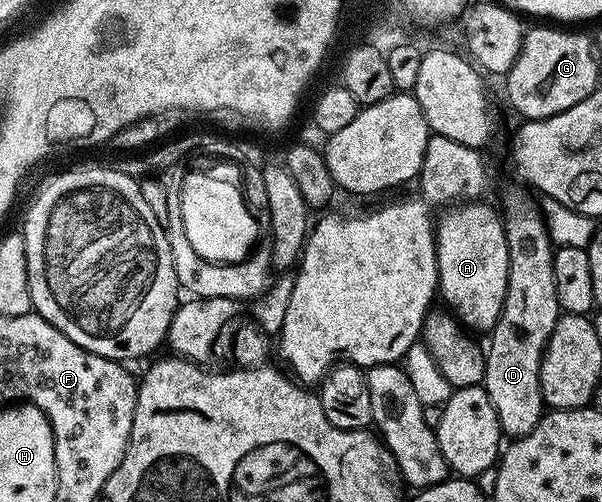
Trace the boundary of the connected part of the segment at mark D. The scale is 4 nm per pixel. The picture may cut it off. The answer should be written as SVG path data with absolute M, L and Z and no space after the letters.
M516 185L505 195L505 211L503 210L504 227L507 241L507 256L509 256L509 268L507 269L507 289L506 289L506 301L502 307L501 316L499 316L497 324L491 330L491 334L488 336L489 347L487 343L487 350L485 351L485 382L483 384L487 397L491 397L491 405L495 405L495 413L499 417L499 425L502 432L506 436L513 439L522 439L527 433L531 433L531 429L535 429L535 425L539 425L541 416L545 414L547 408L543 401L543 393L541 392L541 362L543 361L543 353L545 352L545 346L547 341L551 337L551 333L555 329L557 320L561 318L563 312L559 305L559 297L555 297L555 273L553 272L553 252L555 250L555 244L549 239L549 230L545 227L544 218L539 210L538 204L533 203L534 196L530 194L524 186Z

